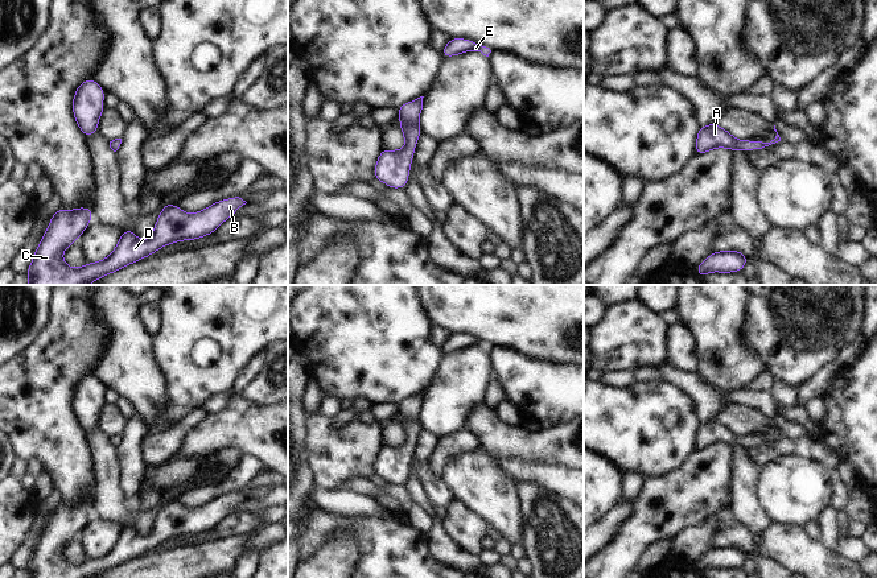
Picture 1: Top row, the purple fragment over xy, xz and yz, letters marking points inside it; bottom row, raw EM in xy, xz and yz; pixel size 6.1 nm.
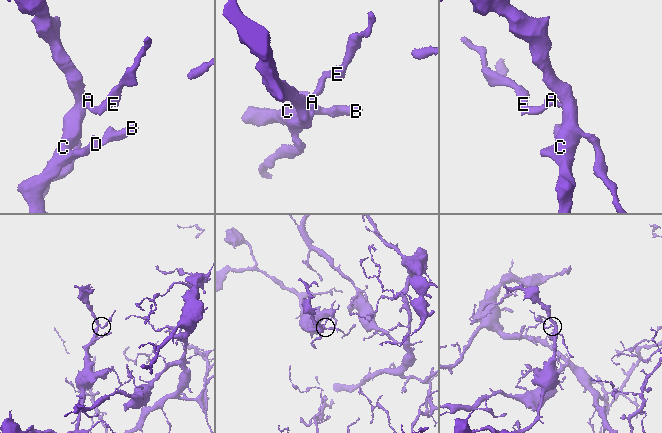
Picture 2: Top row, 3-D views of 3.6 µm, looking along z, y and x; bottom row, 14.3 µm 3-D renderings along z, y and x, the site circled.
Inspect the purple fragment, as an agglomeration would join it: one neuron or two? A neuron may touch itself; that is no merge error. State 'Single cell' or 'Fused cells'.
Single cell.

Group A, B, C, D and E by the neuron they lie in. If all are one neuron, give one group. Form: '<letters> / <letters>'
A B C D E

